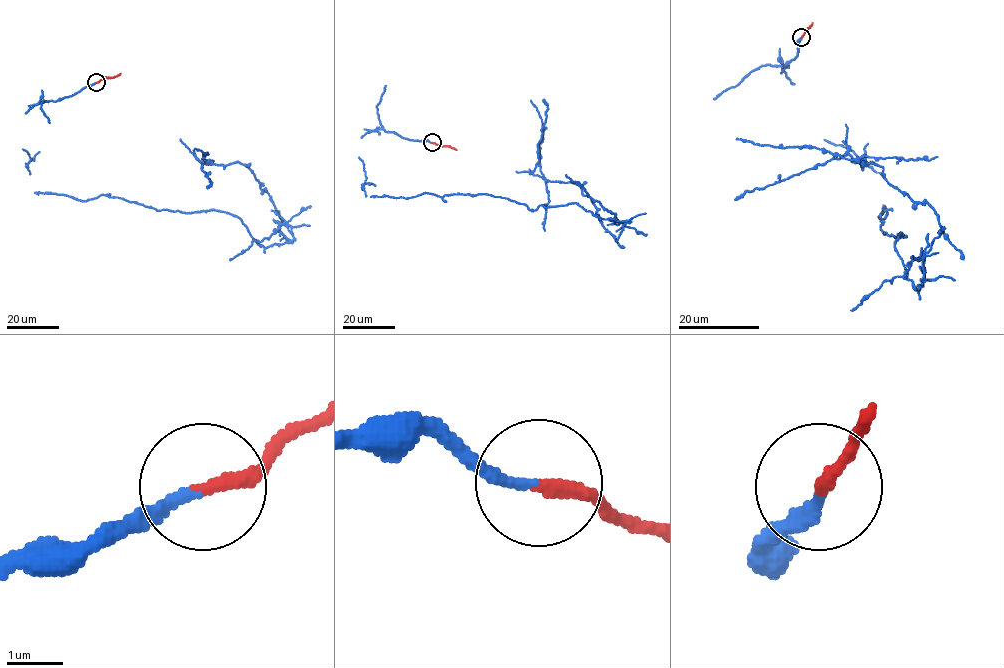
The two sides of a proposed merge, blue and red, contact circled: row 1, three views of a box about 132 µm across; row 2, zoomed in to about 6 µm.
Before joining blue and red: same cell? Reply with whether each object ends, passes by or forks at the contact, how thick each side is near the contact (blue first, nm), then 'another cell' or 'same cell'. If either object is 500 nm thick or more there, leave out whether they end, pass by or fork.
blue ends there; red ends there; 180 nm thick on the blue side, 260 nm on the other; another cell

